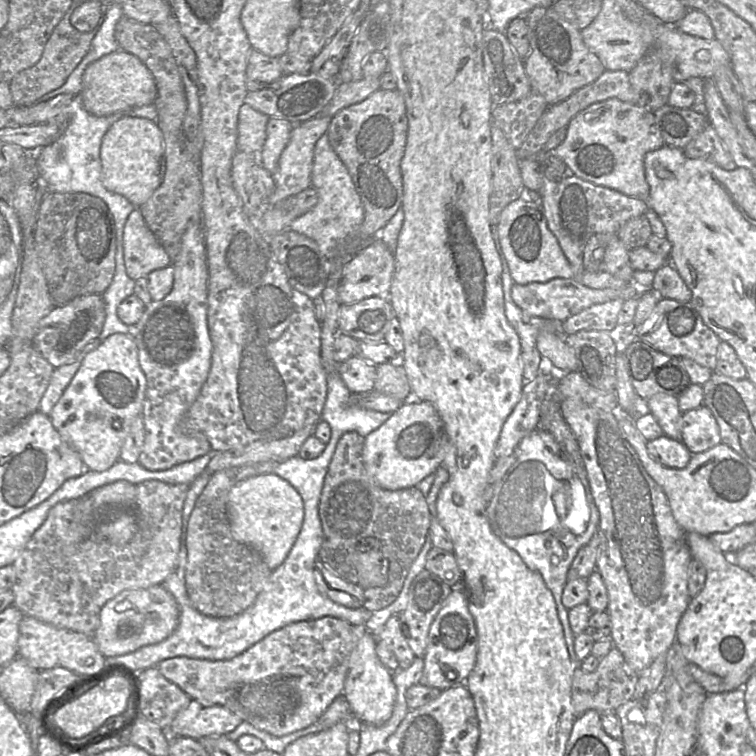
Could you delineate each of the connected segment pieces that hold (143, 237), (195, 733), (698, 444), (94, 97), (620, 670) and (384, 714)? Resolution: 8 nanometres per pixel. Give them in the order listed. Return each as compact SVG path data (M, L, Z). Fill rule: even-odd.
M137 208L132 210L124 226L123 256L127 274L134 280L172 263Z
M190 699L187 706L174 717L166 730L174 736L199 739L211 734L226 735L241 722L240 717L225 707L207 706Z
M705 405L682 414L681 442L692 454L706 452L722 443L716 419Z
M119 49L86 67L79 95L86 111L95 116L108 116L133 107L154 104L157 86L153 74L138 57Z
M613 647L609 653L600 660L594 672L584 672L577 664L572 681L572 705L575 718L580 717L588 710L596 710L600 714L614 713L618 707L634 698L637 682L638 673L629 666L622 653L616 647Z
M364 625L355 626L354 634L356 644L350 656L343 695L350 705L352 716L358 722L380 726L392 715L396 701L396 687L392 680L392 673L383 666L376 655L378 639L368 632Z

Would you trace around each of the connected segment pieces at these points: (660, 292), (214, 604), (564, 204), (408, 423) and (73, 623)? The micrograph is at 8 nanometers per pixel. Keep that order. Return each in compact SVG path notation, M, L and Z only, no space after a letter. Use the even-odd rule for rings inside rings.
M671 263L655 271L651 288L660 298L688 302L692 297L691 290Z
M272 461L259 462L214 472L195 503L186 535L185 586L191 604L203 615L227 618L243 612L255 602L271 575L272 570L260 554L232 536L227 498L236 484L253 476L273 473L276 465Z
M543 175L543 187L540 193L548 228L558 240L559 246L576 273L602 272L600 271L600 263L607 243L617 235L618 230L626 221L645 214L648 209L647 203L641 199L596 185L576 175L560 182L549 180Z
M410 399L390 414L363 442L362 458L374 482L386 490L415 487L422 479L434 474L448 449L448 436L434 406L426 401Z
M158 480L136 484L131 510L119 516L108 516L101 527L76 522L74 500L56 504L12 564L15 570L15 579L10 588L14 595L13 606L24 616L93 636L99 623L100 610L106 602L124 590L145 589L161 584L175 569L180 550L182 510L189 486Z

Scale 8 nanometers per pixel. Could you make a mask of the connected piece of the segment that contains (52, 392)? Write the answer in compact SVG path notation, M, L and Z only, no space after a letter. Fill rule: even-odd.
M99 338L86 344L76 359L70 363L60 367L56 367L52 373L49 384L40 402L39 411L43 414L50 415L53 407L56 405L64 390L67 388L74 375L80 368L85 357L96 349L102 342Z

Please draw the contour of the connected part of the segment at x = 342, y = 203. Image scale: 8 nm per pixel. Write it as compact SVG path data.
M327 133L319 138L314 148L311 186L317 191L318 202L305 217L295 220L290 230L314 240L322 254L331 260L340 243L363 222L364 208L347 168L329 143Z

